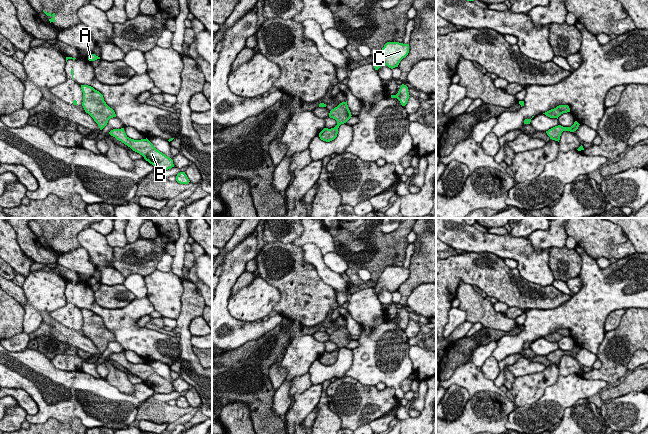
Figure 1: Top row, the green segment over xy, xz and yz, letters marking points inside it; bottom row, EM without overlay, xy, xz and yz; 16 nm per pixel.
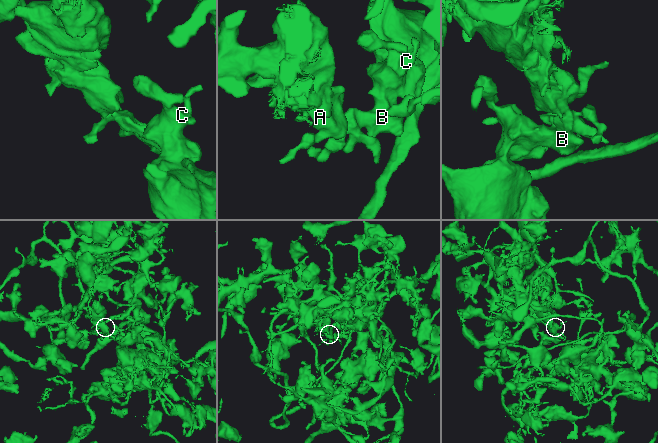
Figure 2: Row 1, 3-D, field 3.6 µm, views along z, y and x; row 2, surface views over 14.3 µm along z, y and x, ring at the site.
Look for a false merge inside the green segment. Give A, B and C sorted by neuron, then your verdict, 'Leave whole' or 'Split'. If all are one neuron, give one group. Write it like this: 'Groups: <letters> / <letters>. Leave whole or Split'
Groups: A / B C. Split

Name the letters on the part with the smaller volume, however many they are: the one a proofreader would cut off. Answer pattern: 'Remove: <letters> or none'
Remove: B, C

